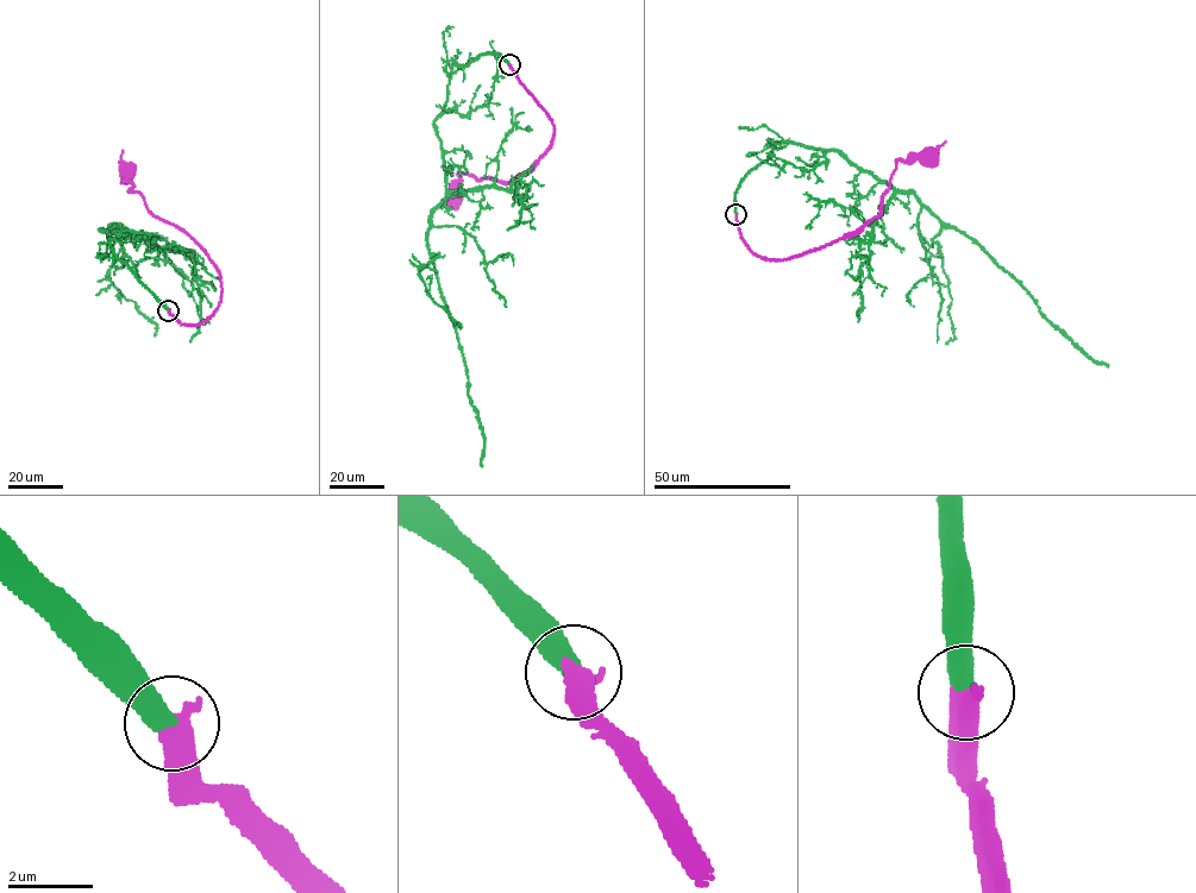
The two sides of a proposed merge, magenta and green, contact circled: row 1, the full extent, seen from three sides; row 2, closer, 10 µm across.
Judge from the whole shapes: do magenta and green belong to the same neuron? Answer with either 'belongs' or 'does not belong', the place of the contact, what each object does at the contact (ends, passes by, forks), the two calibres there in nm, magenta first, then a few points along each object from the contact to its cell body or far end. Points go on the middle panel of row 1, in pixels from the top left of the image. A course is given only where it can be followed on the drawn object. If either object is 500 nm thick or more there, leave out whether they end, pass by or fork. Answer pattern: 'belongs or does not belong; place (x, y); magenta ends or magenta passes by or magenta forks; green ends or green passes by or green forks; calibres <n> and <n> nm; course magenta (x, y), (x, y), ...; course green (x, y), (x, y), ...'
belongs; place (509, 64); calibres 550 and 440 nm; course magenta (509, 64), (551, 120), (553, 140), (538, 163), (508, 181), (478, 180), (473, 175), (459, 174), (457, 195); course green (509, 64), (494, 52), (452, 65), (434, 121), (446, 196), (432, 213), (426, 246), (482, 429), (482, 467)

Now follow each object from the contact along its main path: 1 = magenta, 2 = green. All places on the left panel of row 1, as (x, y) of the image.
1: (169, 309), (177, 322), (200, 324), (218, 306), (221, 282), (191, 236), (130, 192), (131, 171)
2: (169, 309), (119, 261), (101, 228), (121, 224), (110, 227), (108, 237), (151, 233), (171, 250), (195, 252)

